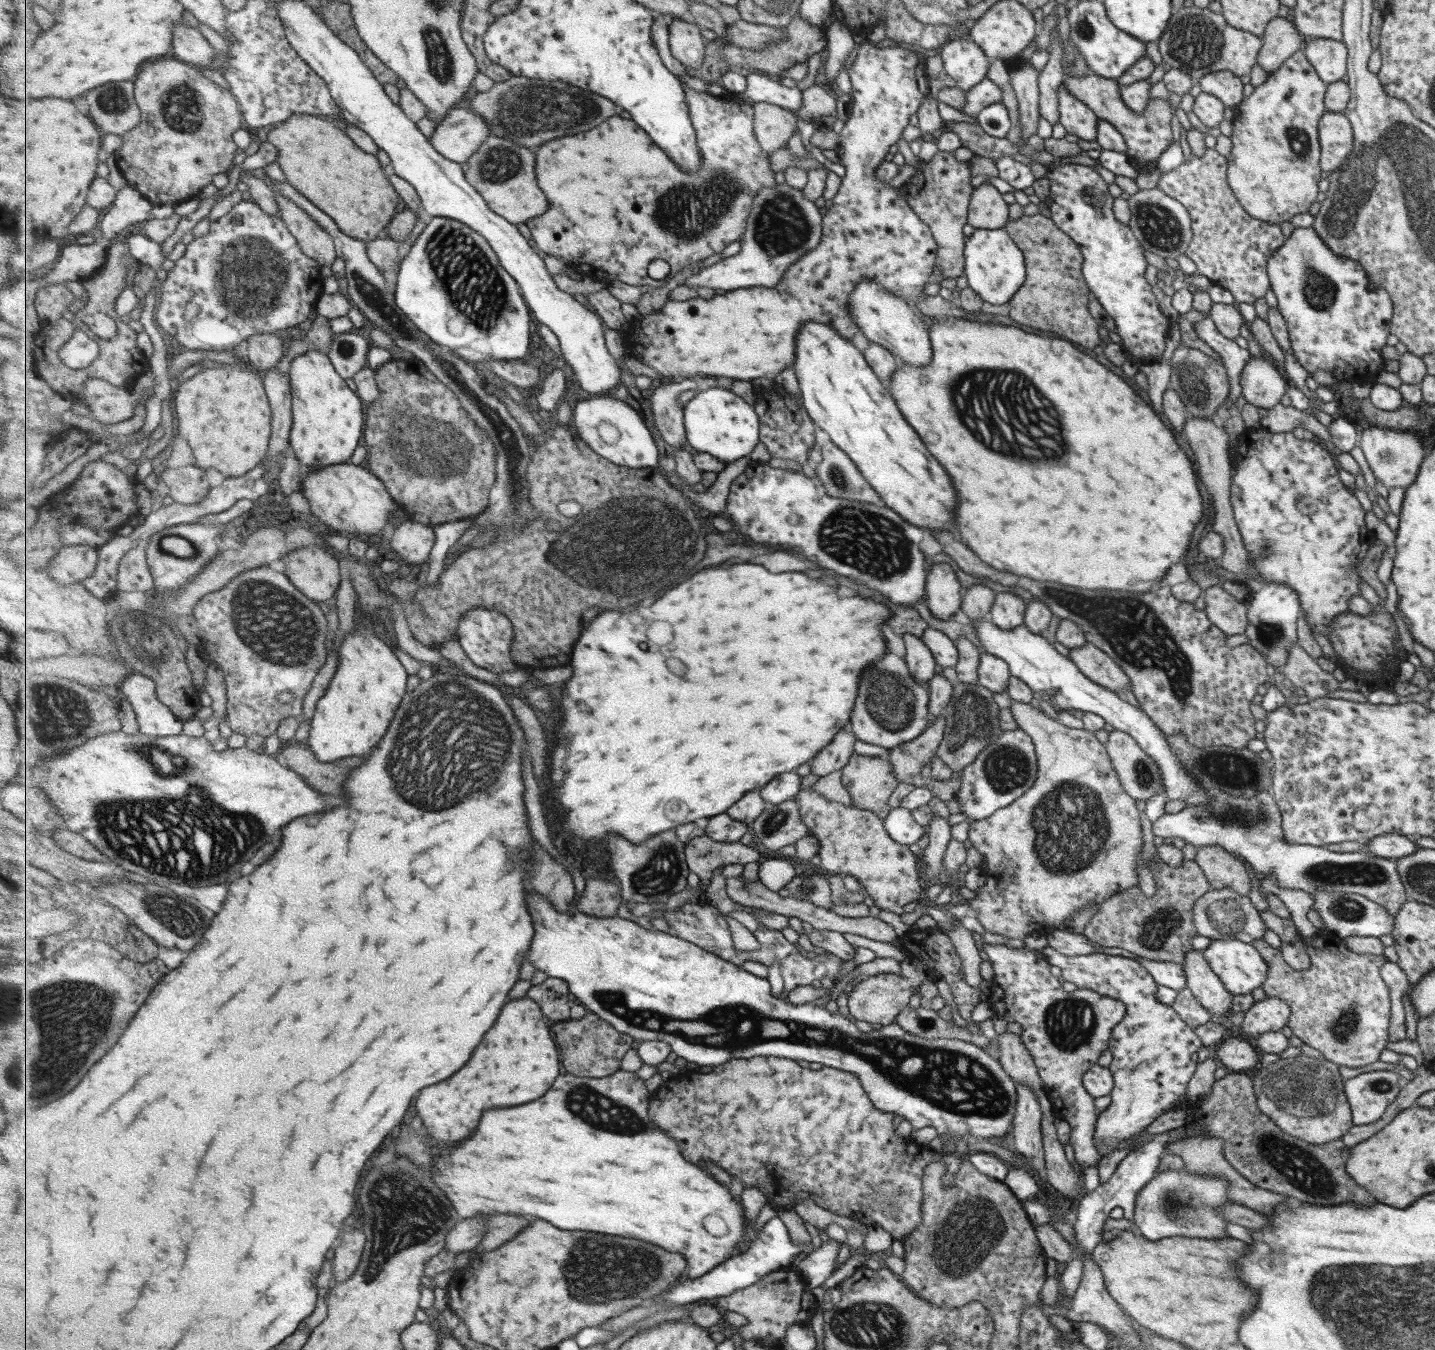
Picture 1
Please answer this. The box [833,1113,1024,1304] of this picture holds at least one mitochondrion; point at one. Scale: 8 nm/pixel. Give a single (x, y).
(962, 1240)

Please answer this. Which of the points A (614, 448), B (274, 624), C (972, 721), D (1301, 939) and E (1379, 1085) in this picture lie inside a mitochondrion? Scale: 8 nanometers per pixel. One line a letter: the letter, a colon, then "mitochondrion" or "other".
A: other
B: mitochondrion
C: mitochondrion
D: other
E: mitochondrion

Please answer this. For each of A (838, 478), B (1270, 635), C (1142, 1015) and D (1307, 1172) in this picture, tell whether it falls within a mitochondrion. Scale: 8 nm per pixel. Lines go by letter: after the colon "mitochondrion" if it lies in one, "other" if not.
A: mitochondrion
B: mitochondrion
C: other
D: mitochondrion

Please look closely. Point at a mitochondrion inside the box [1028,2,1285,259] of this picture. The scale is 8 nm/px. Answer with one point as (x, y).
(1195, 42)

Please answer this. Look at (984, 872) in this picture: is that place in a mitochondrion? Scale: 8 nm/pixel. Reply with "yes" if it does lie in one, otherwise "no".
no

